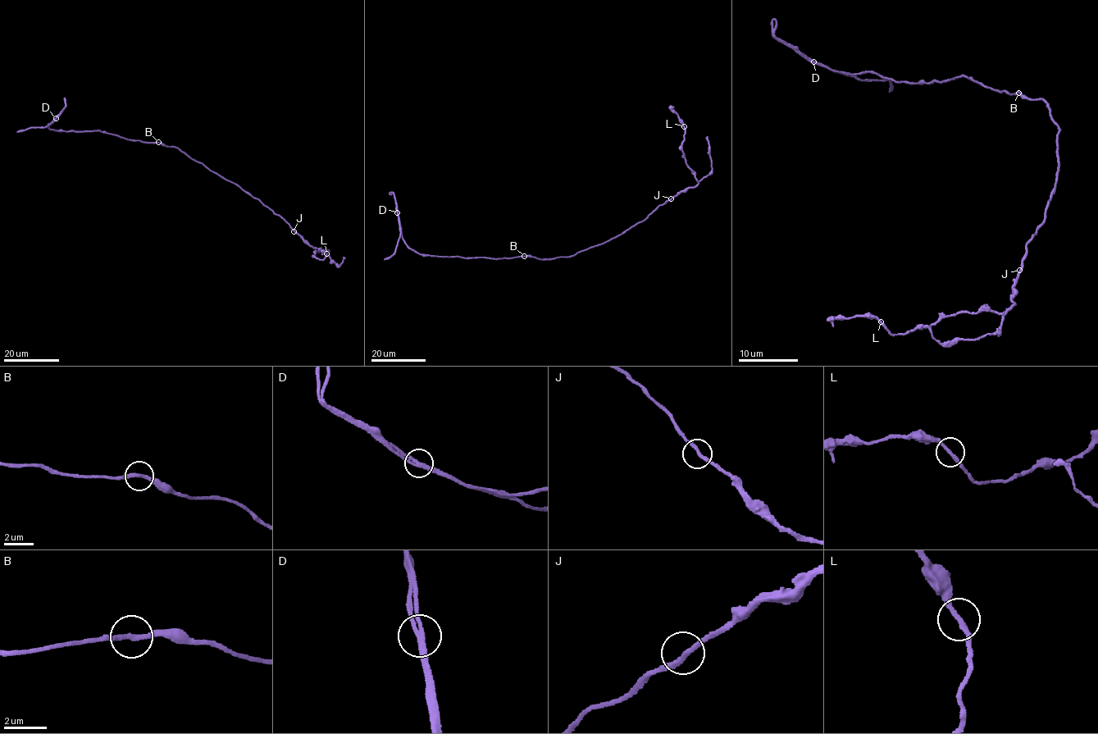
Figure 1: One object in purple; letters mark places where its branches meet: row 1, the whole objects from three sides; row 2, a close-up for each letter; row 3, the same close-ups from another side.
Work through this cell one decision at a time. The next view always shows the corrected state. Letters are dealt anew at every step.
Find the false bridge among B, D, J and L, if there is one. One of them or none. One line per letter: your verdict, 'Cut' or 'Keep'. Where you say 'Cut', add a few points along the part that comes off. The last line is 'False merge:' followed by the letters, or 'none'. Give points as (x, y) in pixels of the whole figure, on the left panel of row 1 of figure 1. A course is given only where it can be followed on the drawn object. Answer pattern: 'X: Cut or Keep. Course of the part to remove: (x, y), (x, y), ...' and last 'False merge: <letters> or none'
B: Keep
D: Keep
J: Keep
L: Keep
False merge: none

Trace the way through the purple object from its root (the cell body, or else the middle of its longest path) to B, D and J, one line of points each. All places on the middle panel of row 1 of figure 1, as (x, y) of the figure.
B: (571, 255), (547, 259), (524, 256)
D: (571, 255), (549, 259), (520, 256), (497, 259), (421, 255), (405, 243), (398, 212)
J: (571, 255), (621, 234), (671, 198)

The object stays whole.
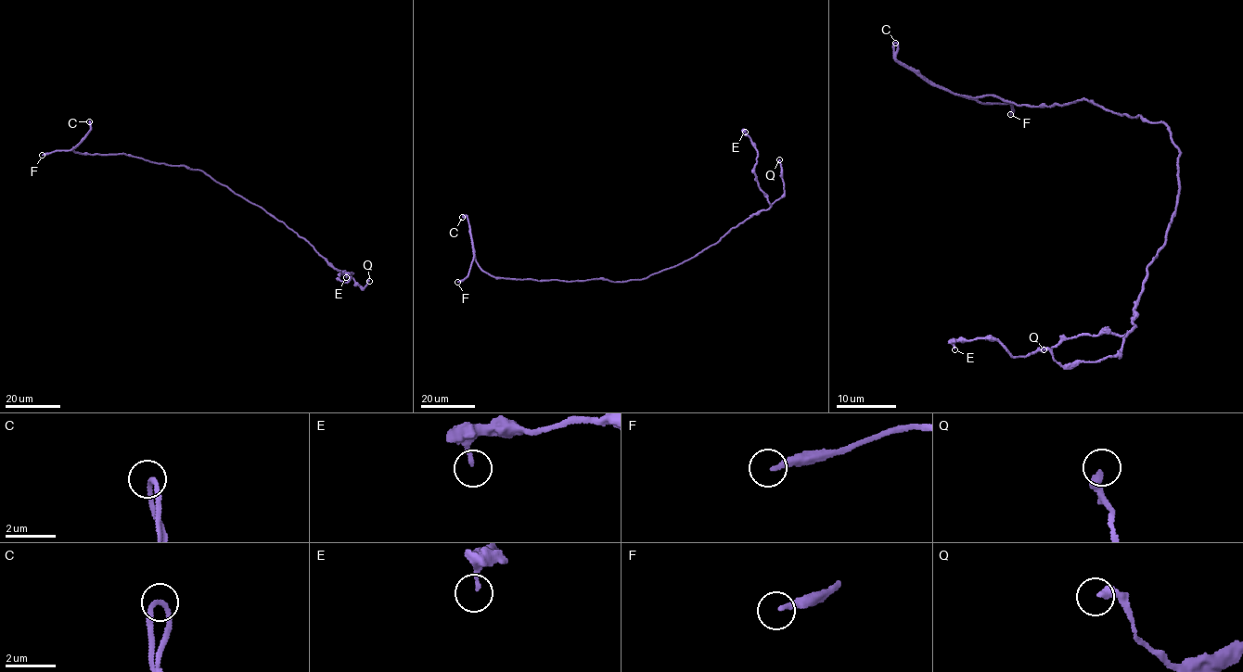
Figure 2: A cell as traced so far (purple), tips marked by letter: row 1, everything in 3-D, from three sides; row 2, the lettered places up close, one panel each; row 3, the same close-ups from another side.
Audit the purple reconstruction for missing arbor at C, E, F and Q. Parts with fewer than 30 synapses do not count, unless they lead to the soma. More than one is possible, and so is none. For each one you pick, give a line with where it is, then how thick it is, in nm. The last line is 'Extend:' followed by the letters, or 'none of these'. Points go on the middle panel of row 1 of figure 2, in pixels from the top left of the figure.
F: Place: (457, 282). Thickness 200 nm
Extend: F

